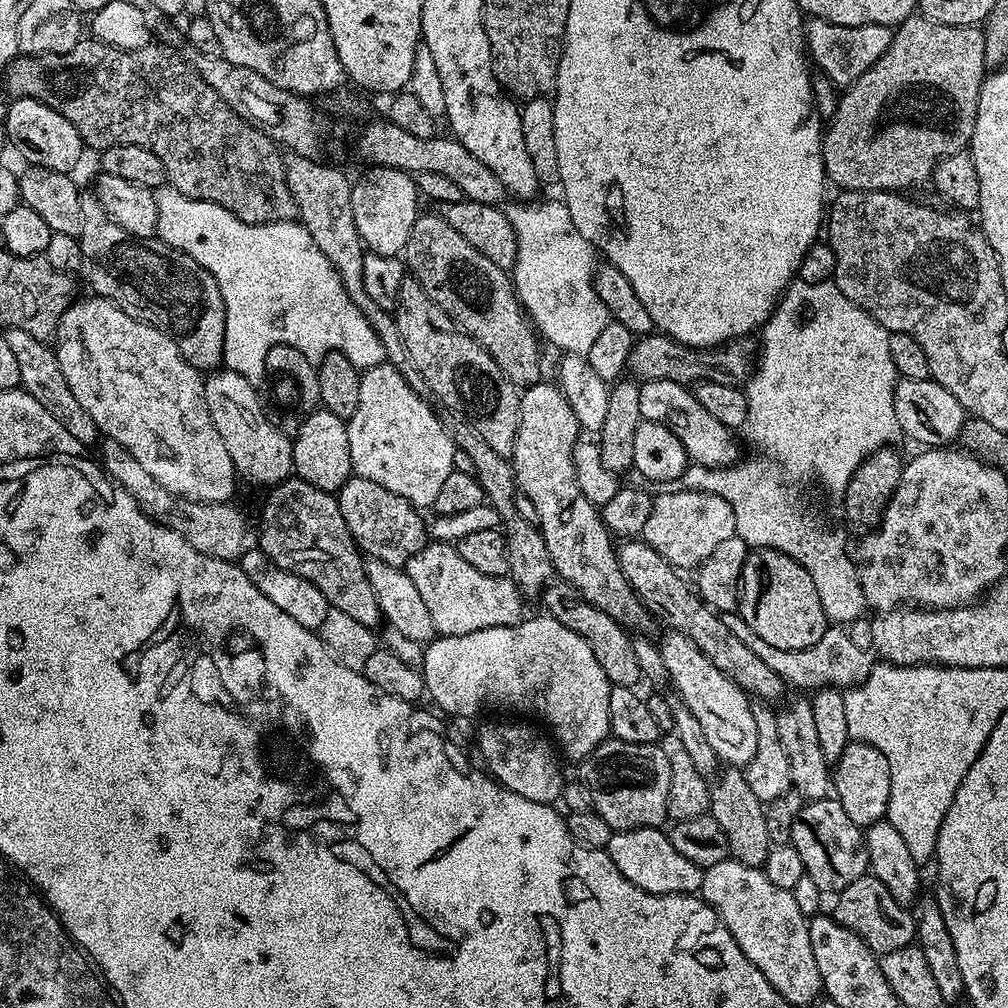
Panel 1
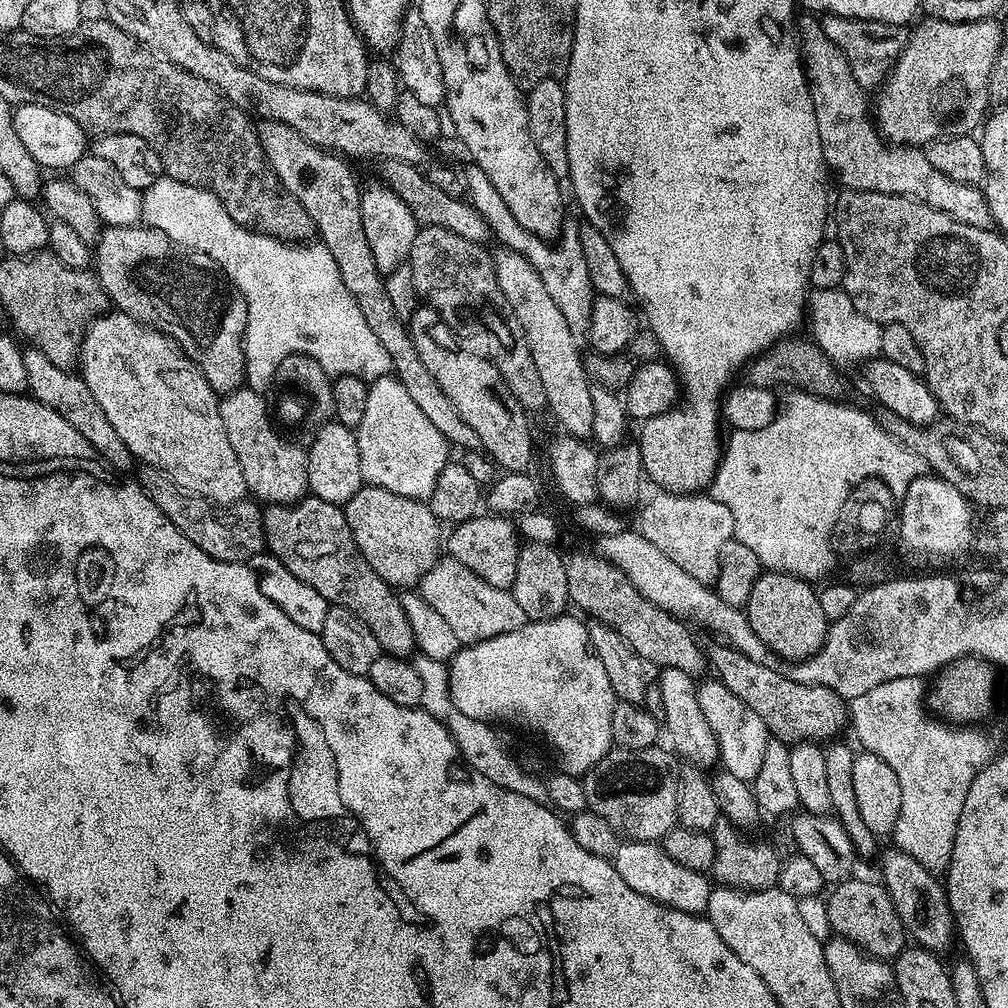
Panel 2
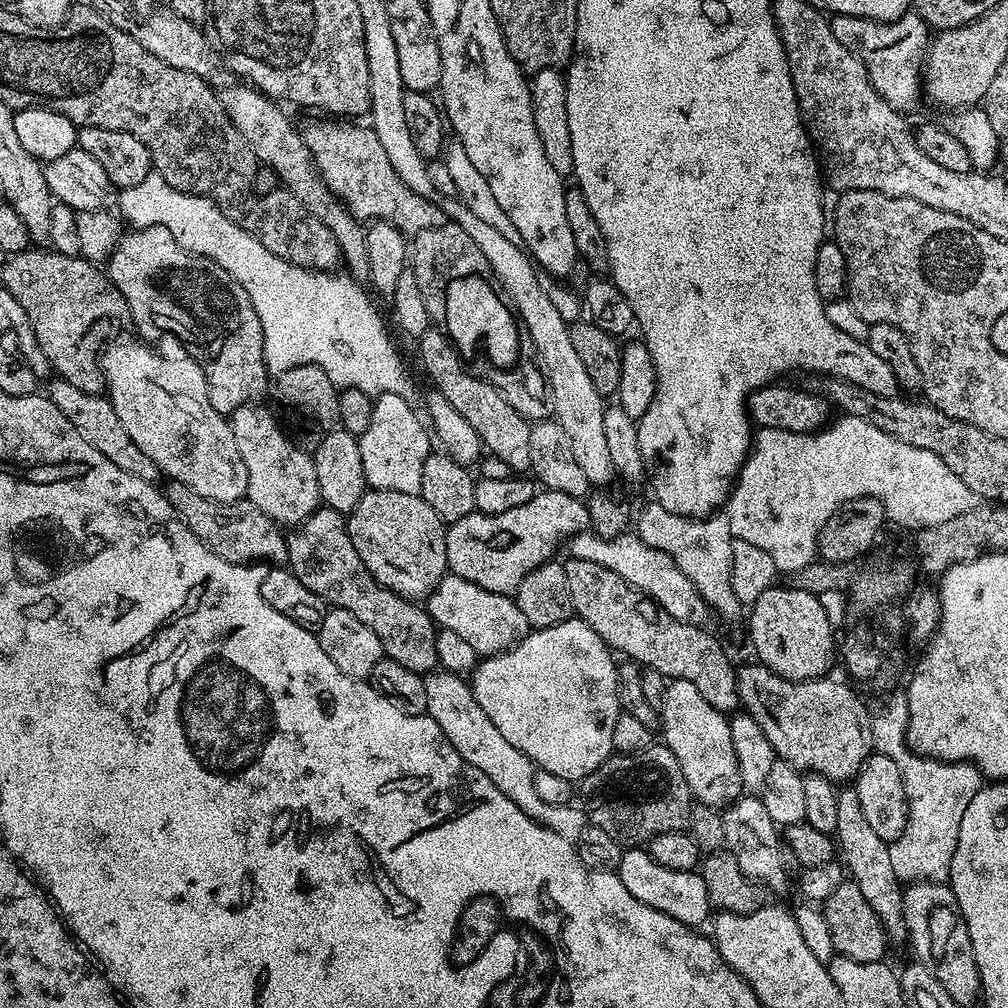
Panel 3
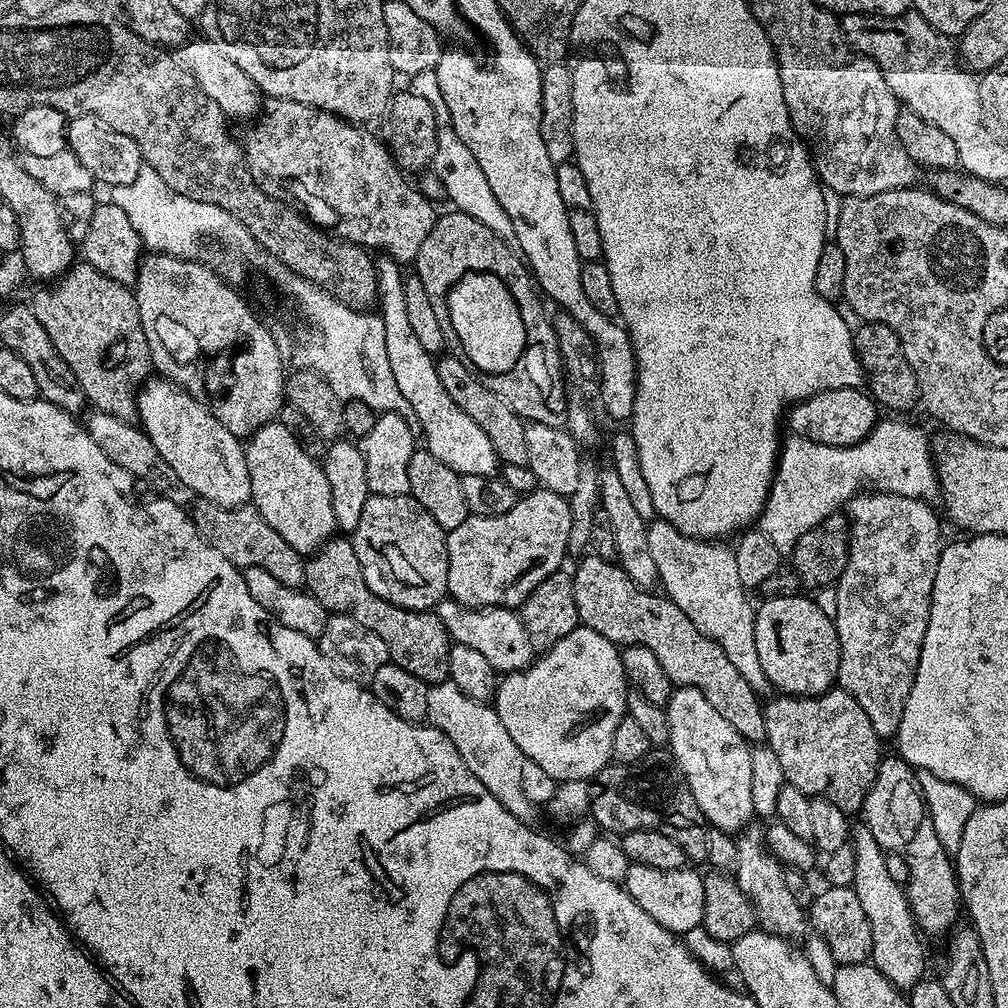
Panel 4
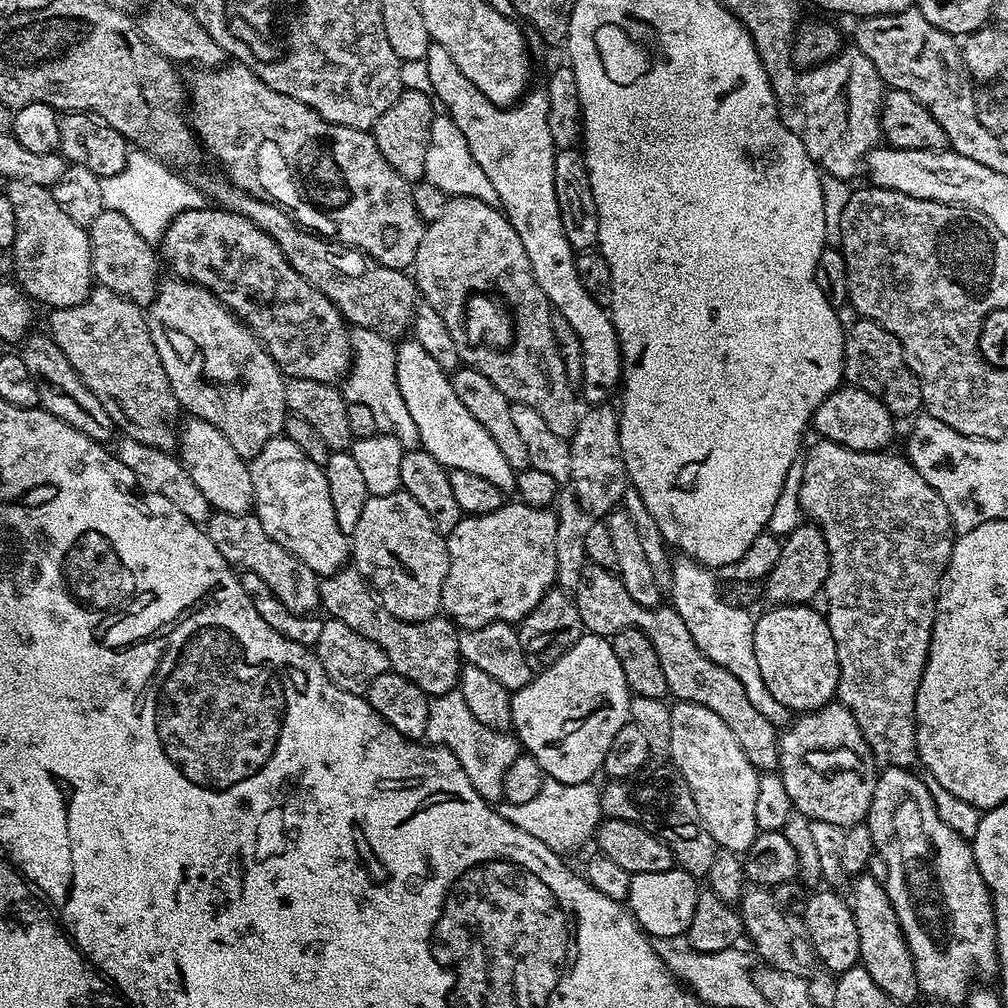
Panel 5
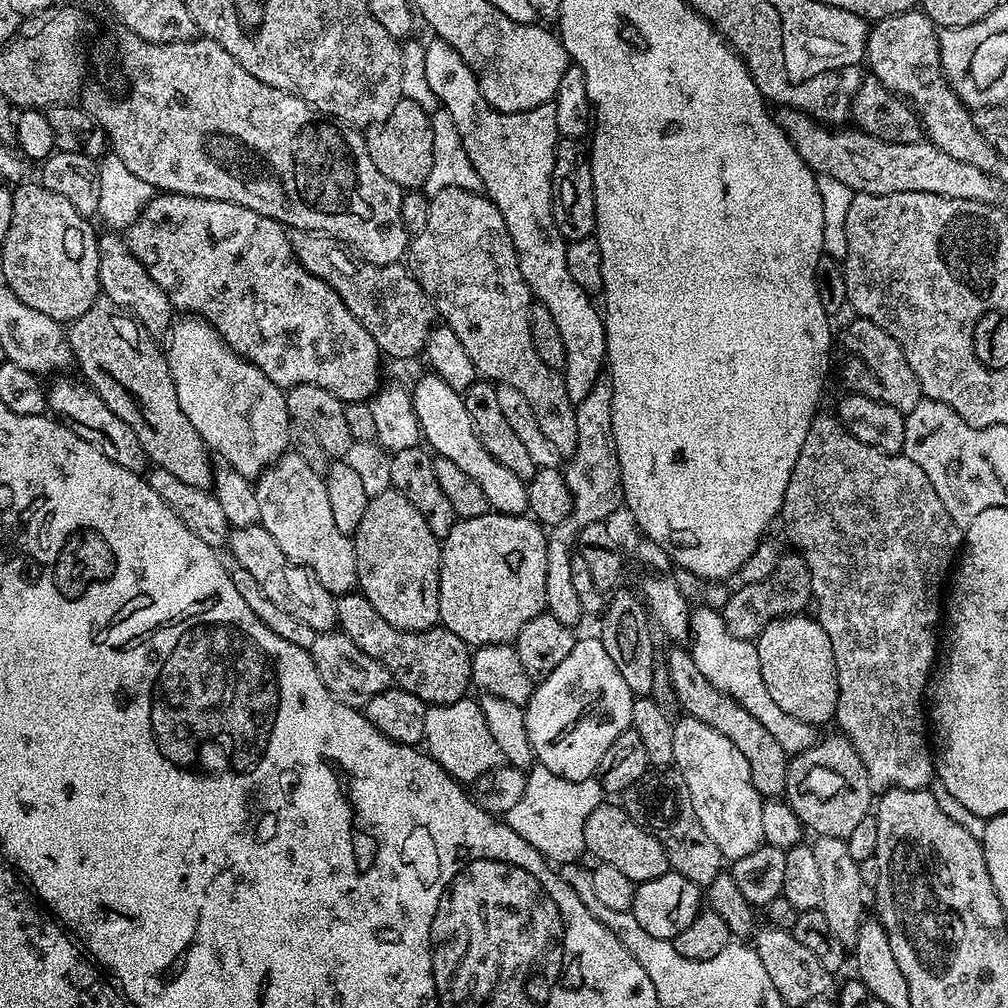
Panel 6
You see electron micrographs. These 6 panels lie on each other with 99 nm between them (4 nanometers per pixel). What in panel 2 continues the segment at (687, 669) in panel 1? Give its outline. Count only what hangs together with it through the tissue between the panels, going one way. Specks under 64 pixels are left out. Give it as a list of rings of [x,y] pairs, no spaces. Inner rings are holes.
[[[711,678],[696,689],[698,706],[706,714],[706,722],[716,731],[716,741],[720,747],[719,763],[735,777],[751,782],[762,768],[762,758],[766,758],[766,746],[770,739],[770,729],[764,719],[755,712],[738,694],[730,694],[719,678]]]

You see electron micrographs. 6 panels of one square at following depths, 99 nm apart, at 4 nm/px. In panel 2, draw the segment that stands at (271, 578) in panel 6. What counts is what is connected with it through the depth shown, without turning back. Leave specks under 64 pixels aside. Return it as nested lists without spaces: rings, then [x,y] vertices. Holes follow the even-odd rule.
[[[147,466],[139,470],[138,483],[144,493],[194,541],[199,551],[210,554],[213,560],[225,560],[231,564],[251,561],[251,556],[265,551],[264,517],[259,503],[245,498],[234,504],[213,504],[185,492],[162,470]]]

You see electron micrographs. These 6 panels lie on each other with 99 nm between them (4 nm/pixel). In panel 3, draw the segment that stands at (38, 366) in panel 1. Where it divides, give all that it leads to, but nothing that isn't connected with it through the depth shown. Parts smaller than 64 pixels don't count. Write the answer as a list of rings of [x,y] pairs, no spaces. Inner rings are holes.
[[[59,378],[53,381],[53,384],[46,389],[48,399],[54,402],[54,406],[58,406],[58,410],[62,410],[62,414],[66,414],[70,426],[74,426],[74,430],[78,430],[78,434],[82,434],[82,438],[86,438],[90,446],[106,454],[106,458],[110,458],[110,462],[114,462],[118,470],[126,470],[126,474],[134,474],[134,478],[142,478],[149,482],[161,479],[160,468],[154,462],[150,462],[150,458],[146,458],[142,450],[138,450],[134,438],[130,438],[130,434],[126,432],[126,426],[122,426],[118,414],[114,414],[114,406],[107,395],[78,390],[78,386],[70,386],[70,382]]]

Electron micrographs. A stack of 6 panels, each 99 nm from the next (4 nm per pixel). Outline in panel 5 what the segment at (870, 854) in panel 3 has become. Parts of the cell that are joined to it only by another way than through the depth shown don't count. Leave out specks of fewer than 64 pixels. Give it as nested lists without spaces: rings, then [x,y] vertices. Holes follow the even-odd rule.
[[[872,874],[855,877],[851,884],[850,905],[854,923],[858,928],[859,967],[864,968],[866,974],[870,974],[874,982],[878,982],[878,990],[890,994],[894,1002],[908,1006],[915,1000],[919,1001],[921,994],[914,962],[906,946],[898,916],[894,914],[894,906],[890,906],[888,891],[877,877],[876,880],[872,877]]]

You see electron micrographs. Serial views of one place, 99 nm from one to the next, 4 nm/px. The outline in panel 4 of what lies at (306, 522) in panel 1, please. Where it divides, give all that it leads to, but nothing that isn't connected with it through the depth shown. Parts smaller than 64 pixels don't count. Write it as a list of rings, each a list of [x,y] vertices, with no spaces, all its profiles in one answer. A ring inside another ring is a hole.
[[[337,534],[305,559],[304,588],[318,598],[330,614],[349,616],[354,622],[362,622],[366,630],[374,630],[374,634],[386,642],[389,661],[402,666],[402,670],[410,670],[414,678],[422,678],[429,686],[449,679],[452,644],[435,611],[408,612],[378,598],[378,594],[366,586],[366,578],[362,578],[362,566],[358,554],[354,554],[351,539]]]

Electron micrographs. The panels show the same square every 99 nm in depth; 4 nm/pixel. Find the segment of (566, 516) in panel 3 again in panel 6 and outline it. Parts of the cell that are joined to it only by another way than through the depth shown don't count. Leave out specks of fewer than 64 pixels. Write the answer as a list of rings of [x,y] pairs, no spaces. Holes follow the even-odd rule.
[[[489,510],[478,518],[457,519],[456,524],[450,530],[450,534],[442,541],[440,546],[440,593],[438,594],[438,606],[440,607],[440,624],[450,634],[458,634],[462,642],[470,646],[483,646],[486,644],[512,644],[516,635],[530,622],[530,618],[539,616],[548,607],[546,602],[546,546],[548,538],[545,529],[535,519],[523,516],[507,516],[501,512]]]

